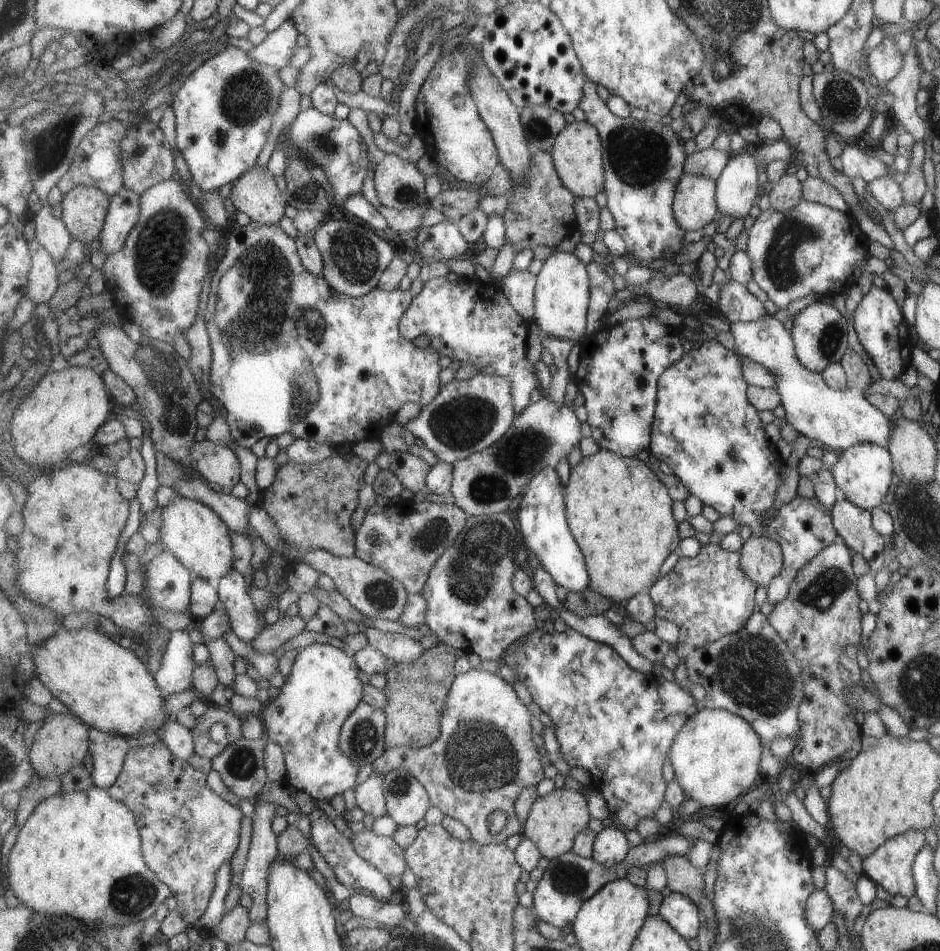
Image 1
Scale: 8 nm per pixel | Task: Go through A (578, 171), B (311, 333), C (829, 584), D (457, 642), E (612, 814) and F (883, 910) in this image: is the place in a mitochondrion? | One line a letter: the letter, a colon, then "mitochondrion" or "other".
A: other
B: mitochondrion
C: mitochondrion
D: other
E: other
F: other

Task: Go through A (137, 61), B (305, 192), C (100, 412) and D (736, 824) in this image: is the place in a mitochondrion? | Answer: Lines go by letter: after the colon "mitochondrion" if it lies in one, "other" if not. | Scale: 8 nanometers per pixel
A: other
B: mitochondrion
C: other
D: other

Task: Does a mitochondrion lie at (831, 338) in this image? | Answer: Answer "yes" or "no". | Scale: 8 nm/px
yes

